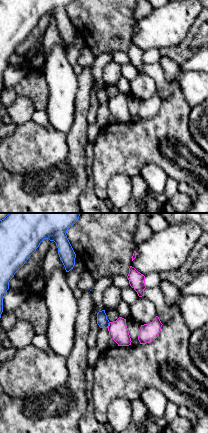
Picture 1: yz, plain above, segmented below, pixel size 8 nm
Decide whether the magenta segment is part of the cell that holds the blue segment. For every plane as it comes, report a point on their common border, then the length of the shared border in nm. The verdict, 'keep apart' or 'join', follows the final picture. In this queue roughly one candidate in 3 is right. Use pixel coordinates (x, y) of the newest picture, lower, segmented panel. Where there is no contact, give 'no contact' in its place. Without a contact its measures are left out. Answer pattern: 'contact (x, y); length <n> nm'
contact (108, 325); length 50 nm

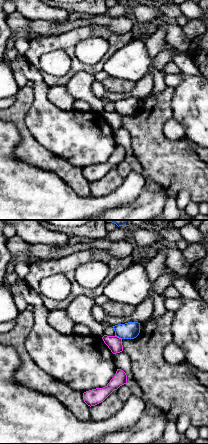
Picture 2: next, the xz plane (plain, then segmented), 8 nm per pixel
contact (118, 336); length 70 nm

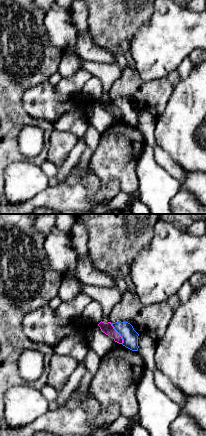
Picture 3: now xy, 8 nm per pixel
contact (118, 332); length 190 nm

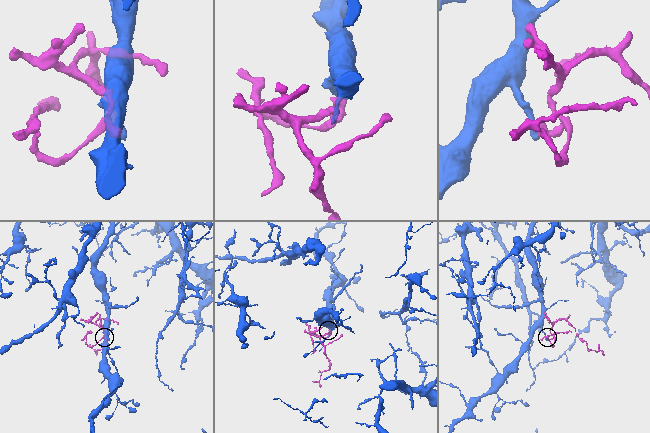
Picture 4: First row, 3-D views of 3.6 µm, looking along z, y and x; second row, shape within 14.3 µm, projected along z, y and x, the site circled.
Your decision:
keep apart

